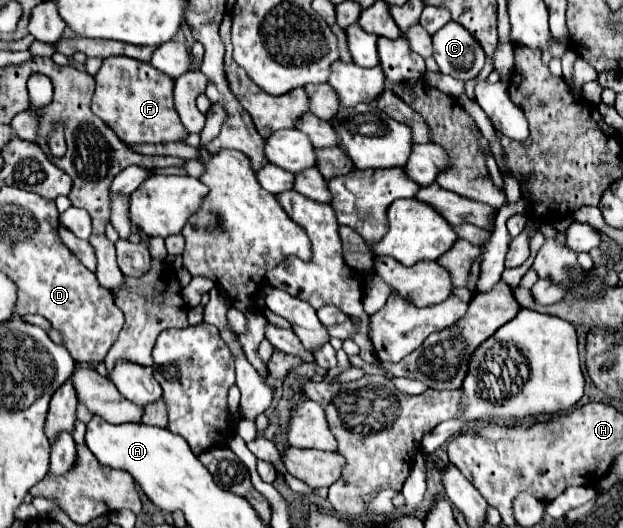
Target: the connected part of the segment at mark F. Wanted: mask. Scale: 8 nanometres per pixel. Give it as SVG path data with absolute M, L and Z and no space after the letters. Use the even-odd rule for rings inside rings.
M107 57L95 75L95 83L91 111L126 144L167 143L187 137L187 129L173 105L173 79L159 73L153 65L131 57Z

